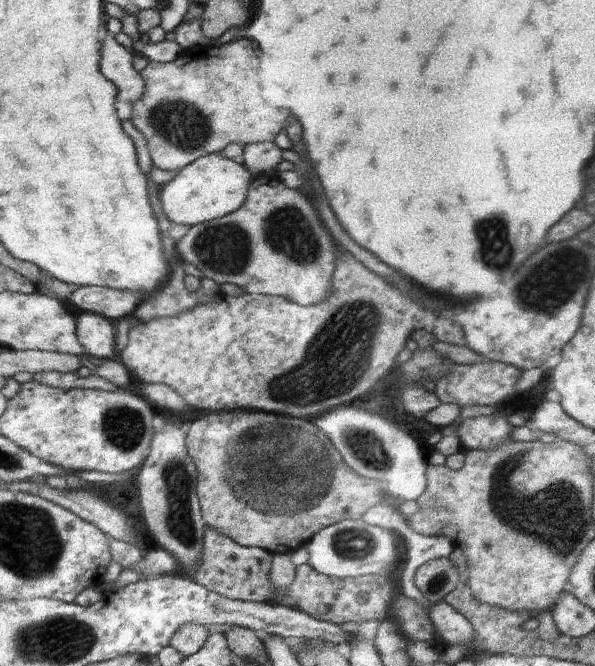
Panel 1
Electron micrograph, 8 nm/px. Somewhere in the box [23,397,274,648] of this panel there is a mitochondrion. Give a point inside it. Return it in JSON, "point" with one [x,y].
{"point":[178,481]}

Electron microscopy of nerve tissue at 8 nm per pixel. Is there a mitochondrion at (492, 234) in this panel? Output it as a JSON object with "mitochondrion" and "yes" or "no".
{"mitochondrion":"yes"}

